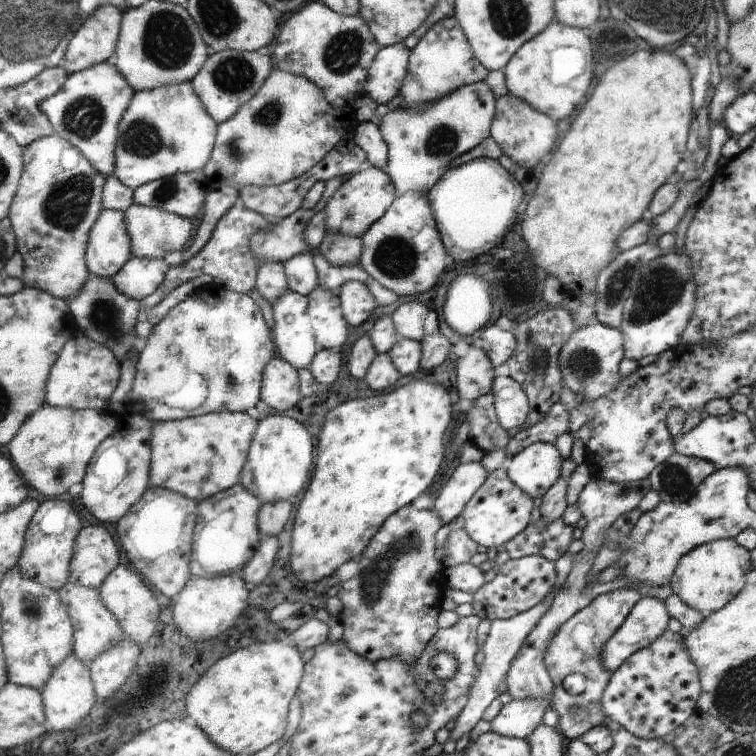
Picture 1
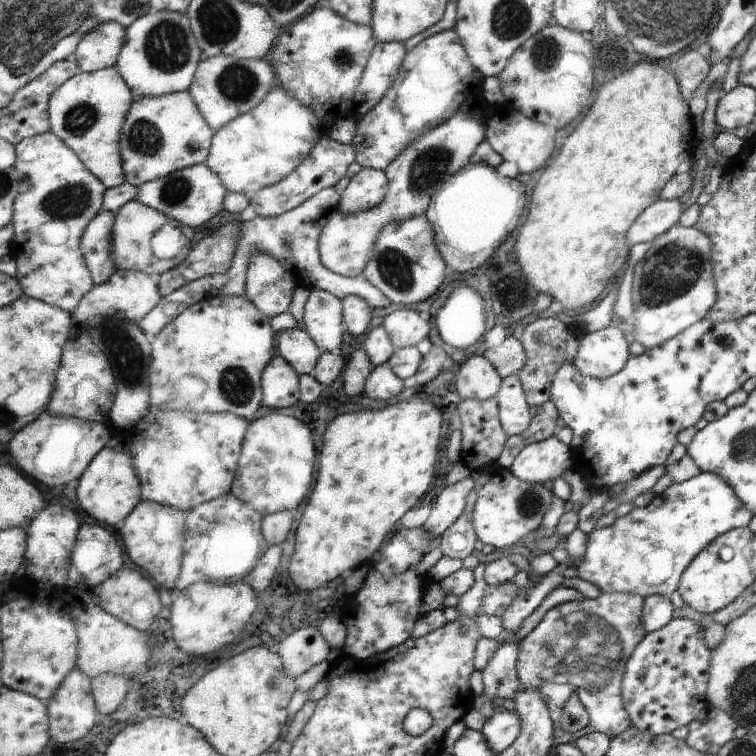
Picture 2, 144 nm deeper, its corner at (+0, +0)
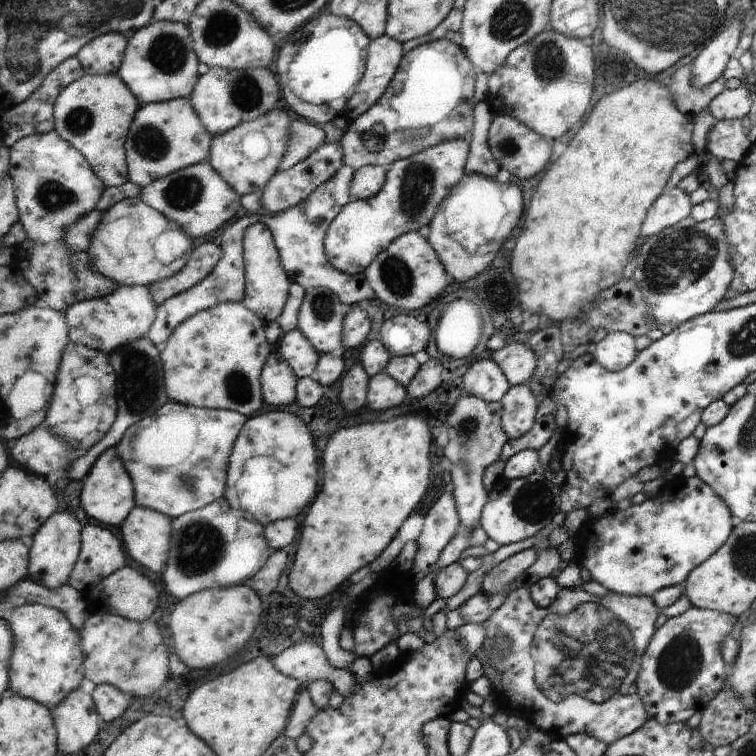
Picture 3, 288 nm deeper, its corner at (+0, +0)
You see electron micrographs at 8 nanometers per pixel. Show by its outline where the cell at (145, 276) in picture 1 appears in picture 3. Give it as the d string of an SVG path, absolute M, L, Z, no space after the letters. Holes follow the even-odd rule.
M113 286L109 296L93 298L77 302L69 312L69 328L71 340L77 344L85 344L89 348L103 350L111 354L113 350L127 346L129 342L137 342L149 334L151 326L157 320L157 302L153 298L153 290L149 286Z

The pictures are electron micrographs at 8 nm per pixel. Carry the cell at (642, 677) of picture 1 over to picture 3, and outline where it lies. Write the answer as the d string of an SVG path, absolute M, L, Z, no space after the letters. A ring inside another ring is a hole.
M689 608L687 612L667 618L653 638L649 638L649 646L641 658L641 674L637 674L637 696L641 698L641 704L645 708L645 716L661 726L673 726L677 722L685 724L695 712L701 712L709 702L721 692L725 686L725 660L721 658L719 646L721 642L731 634L731 626L737 622L737 616L725 614L725 612L713 612L713 610L701 610L701 608Z

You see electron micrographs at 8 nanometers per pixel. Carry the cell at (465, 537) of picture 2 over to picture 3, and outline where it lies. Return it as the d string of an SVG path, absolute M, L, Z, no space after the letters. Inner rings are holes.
M463 394L457 408L453 410L453 414L449 416L449 444L445 448L445 456L453 462L453 482L455 482L455 496L457 496L457 506L459 506L459 516L461 516L461 526L457 528L457 534L451 538L449 546L445 546L445 550L441 550L439 554L439 560L437 560L437 566L427 572L427 576L423 576L421 580L413 582L411 584L411 590L413 590L413 606L417 608L417 616L413 620L409 620L409 632L417 632L419 626L423 626L423 616L425 616L425 610L439 598L437 596L437 576L445 572L445 568L453 566L455 562L459 562L459 558L463 556L463 552L467 548L473 546L473 532L481 526L481 518L483 518L483 510L485 510L485 504L489 502L489 494L483 486L483 474L485 470L501 460L503 456L503 450L505 446L509 446L509 436L505 434L505 428L503 428L503 416L501 416L501 402L485 402L481 398L475 398L475 396L467 396Z

